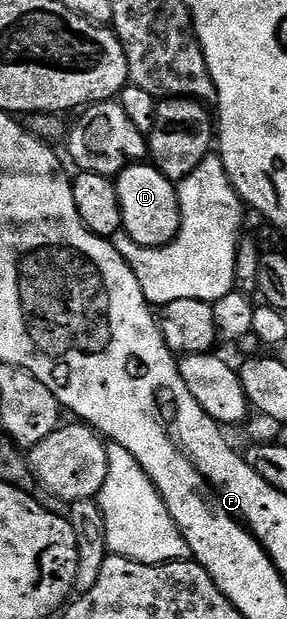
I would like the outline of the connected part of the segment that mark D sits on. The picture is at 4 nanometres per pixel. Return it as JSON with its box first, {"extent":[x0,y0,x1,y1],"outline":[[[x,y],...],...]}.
{"extent":[116,163,182,249],"outline":[[[139,163],[129,165],[118,174],[116,184],[120,195],[123,230],[136,243],[146,249],[155,249],[177,237],[182,226],[182,212],[178,206],[175,182],[169,181],[152,163]]]}

